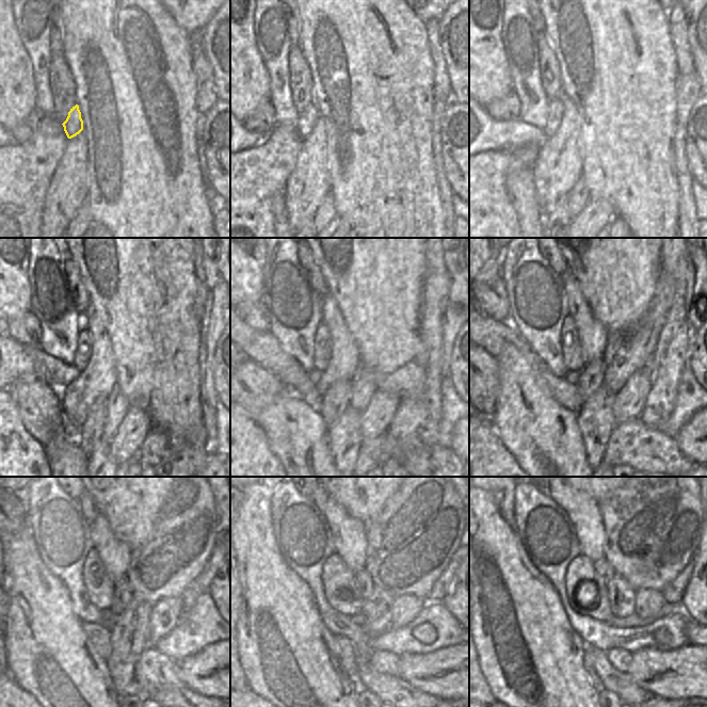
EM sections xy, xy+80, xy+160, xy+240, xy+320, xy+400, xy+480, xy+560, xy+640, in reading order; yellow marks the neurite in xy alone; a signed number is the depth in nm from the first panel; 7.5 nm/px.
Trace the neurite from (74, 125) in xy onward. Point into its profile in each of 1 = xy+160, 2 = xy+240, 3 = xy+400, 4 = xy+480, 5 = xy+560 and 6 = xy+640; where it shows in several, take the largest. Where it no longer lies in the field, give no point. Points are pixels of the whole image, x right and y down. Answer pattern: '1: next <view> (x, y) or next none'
1: next xy+160 (555, 115)
2: next xy+240 (82, 353)
3: next xy+400 (573, 360)
4: next xy+480 (99, 585)
5: next xy+560 (341, 591)
6: next xy+640 (587, 594)

